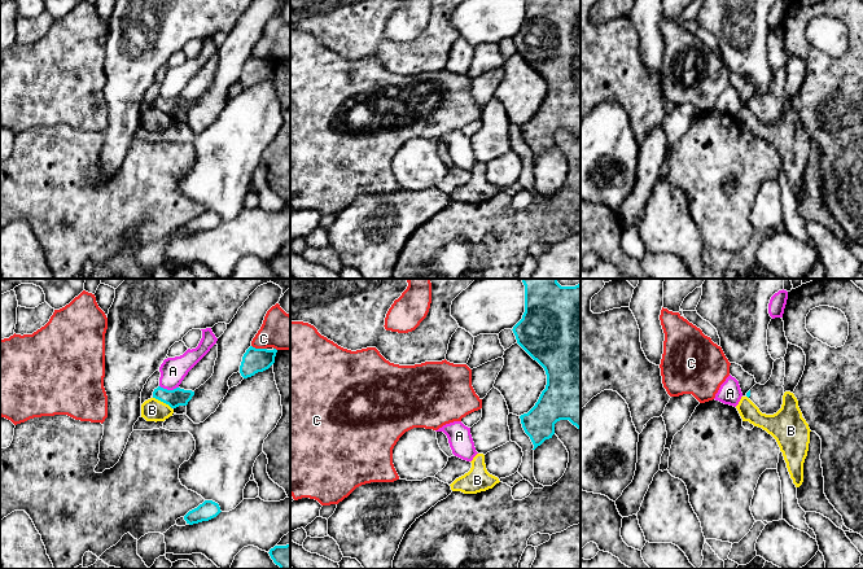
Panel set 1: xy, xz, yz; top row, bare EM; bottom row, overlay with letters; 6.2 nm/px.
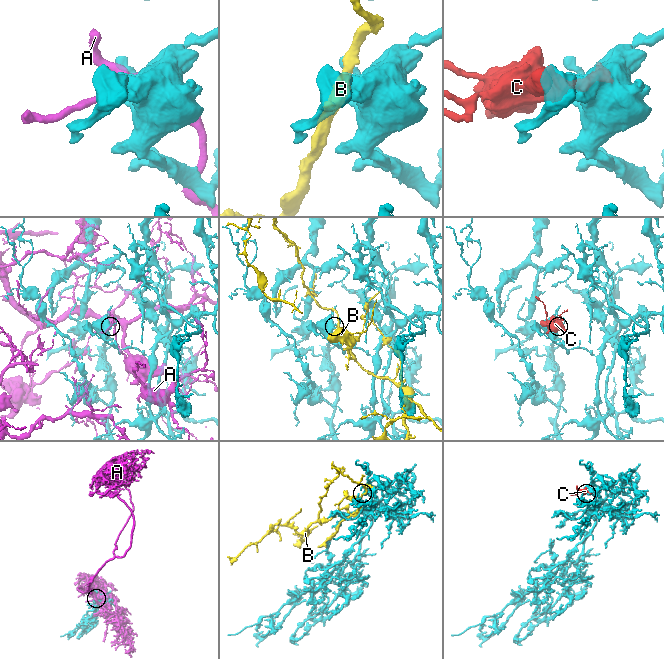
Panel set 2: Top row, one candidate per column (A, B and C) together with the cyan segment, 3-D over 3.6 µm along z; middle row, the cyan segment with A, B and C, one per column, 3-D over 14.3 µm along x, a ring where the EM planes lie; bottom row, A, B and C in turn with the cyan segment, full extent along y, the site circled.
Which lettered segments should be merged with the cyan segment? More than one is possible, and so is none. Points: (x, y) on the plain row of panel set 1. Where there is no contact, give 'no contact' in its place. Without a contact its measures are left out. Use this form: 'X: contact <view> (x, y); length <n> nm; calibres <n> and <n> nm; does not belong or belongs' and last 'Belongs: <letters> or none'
A: contact xy (169, 100); length 120 nm; calibres 110 and 160 nm; does not belong
B: contact xy (162, 110); length 140 nm; calibres 110 and 140 nm; does not belong
C: contact xy (259, 58); length 100 nm; calibres 150 and 220 nm; does not belong
Belongs: none

